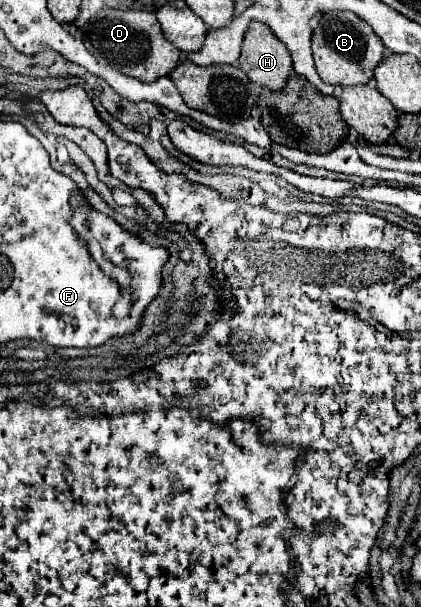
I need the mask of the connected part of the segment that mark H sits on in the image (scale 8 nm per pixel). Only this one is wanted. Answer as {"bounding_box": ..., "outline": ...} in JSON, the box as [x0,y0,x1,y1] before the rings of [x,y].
{"bounding_box":[239,21,291,91],"outline":[[[251,21],[243,41],[239,67],[253,83],[271,91],[281,91],[289,79],[291,55],[263,23]]]}

